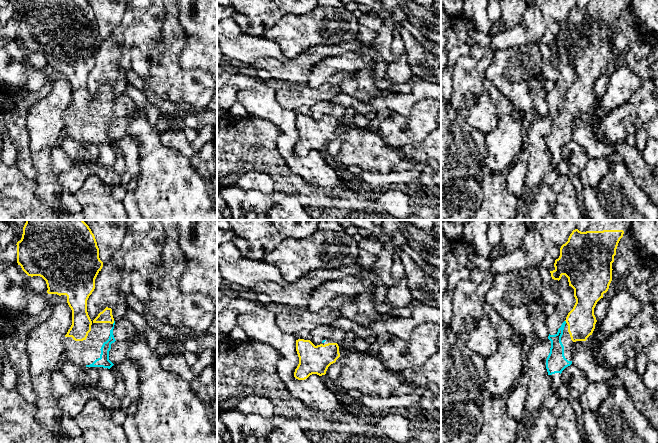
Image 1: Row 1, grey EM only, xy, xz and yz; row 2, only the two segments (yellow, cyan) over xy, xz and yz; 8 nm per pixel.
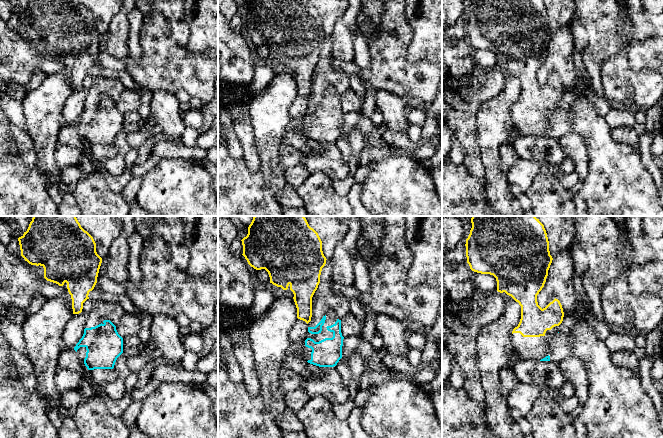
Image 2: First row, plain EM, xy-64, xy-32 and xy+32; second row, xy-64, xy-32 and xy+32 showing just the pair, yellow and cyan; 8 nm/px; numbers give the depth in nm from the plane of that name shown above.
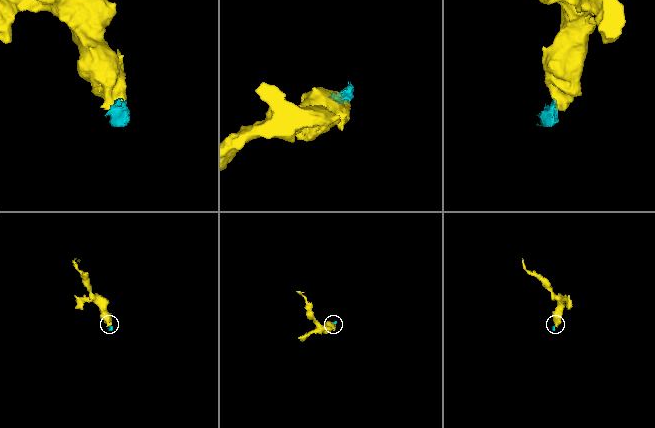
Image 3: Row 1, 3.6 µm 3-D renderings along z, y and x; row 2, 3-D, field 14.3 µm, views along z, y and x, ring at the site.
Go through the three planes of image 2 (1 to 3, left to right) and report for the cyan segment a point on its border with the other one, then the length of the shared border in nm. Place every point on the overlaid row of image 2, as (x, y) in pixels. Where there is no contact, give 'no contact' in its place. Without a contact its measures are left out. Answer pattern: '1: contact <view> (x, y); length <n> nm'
1: no contact
2: no contact
3: no contact

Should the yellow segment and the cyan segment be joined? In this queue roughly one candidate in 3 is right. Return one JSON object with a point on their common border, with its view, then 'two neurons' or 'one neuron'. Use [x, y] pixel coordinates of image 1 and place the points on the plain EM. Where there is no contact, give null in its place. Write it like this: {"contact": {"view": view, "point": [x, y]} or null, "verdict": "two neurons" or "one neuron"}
{"contact": {"view": "xy", "point": [113, 98]}, "verdict": "one neuron"}

